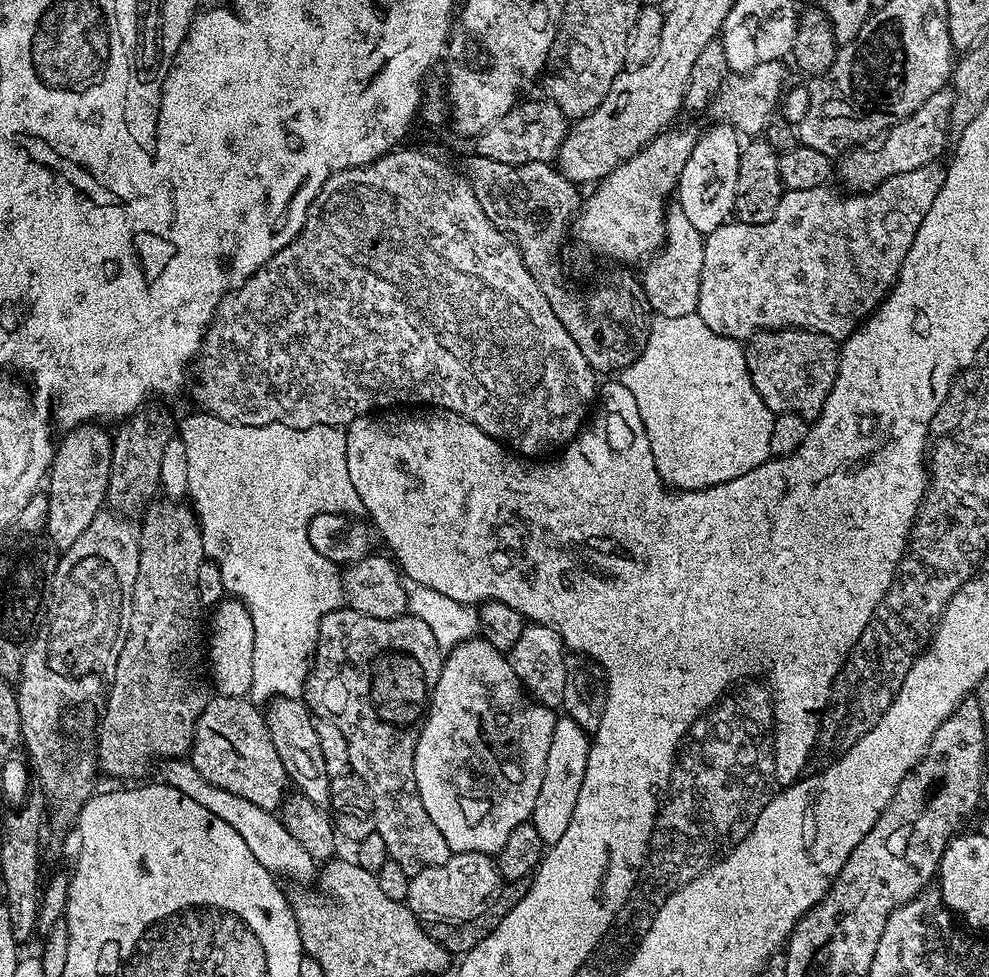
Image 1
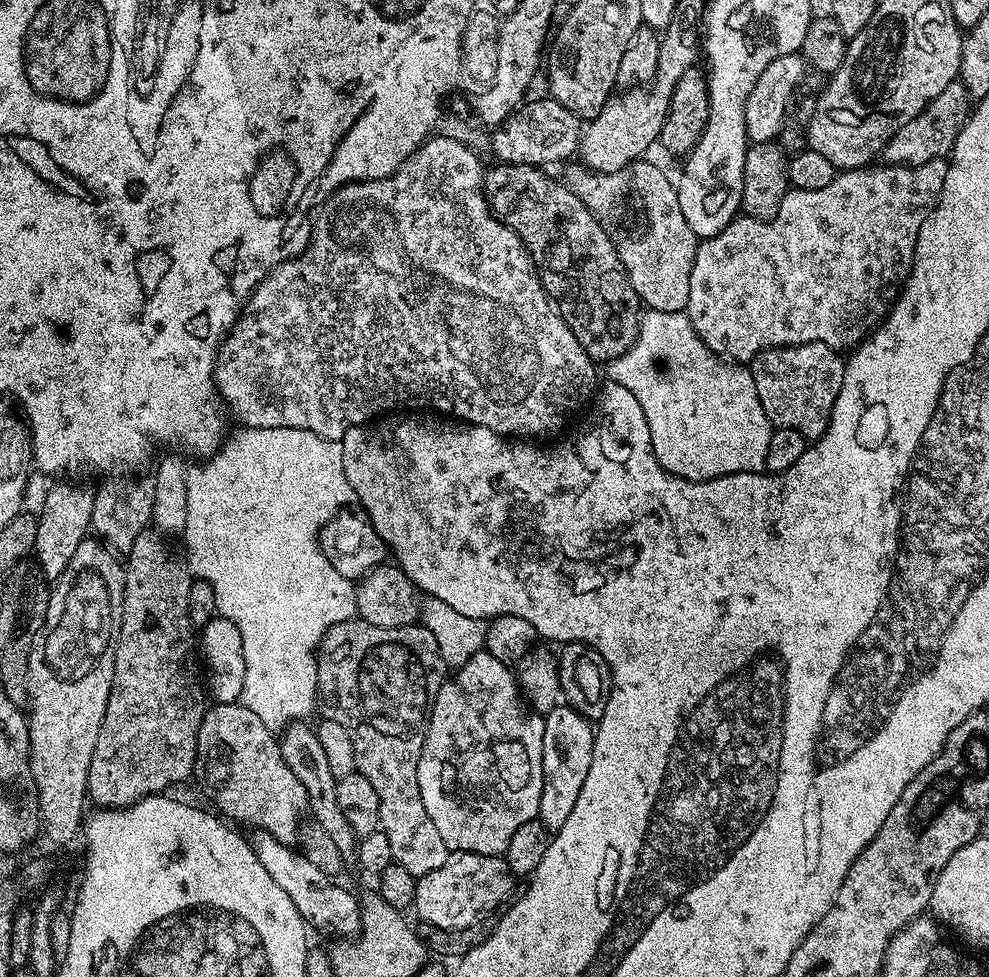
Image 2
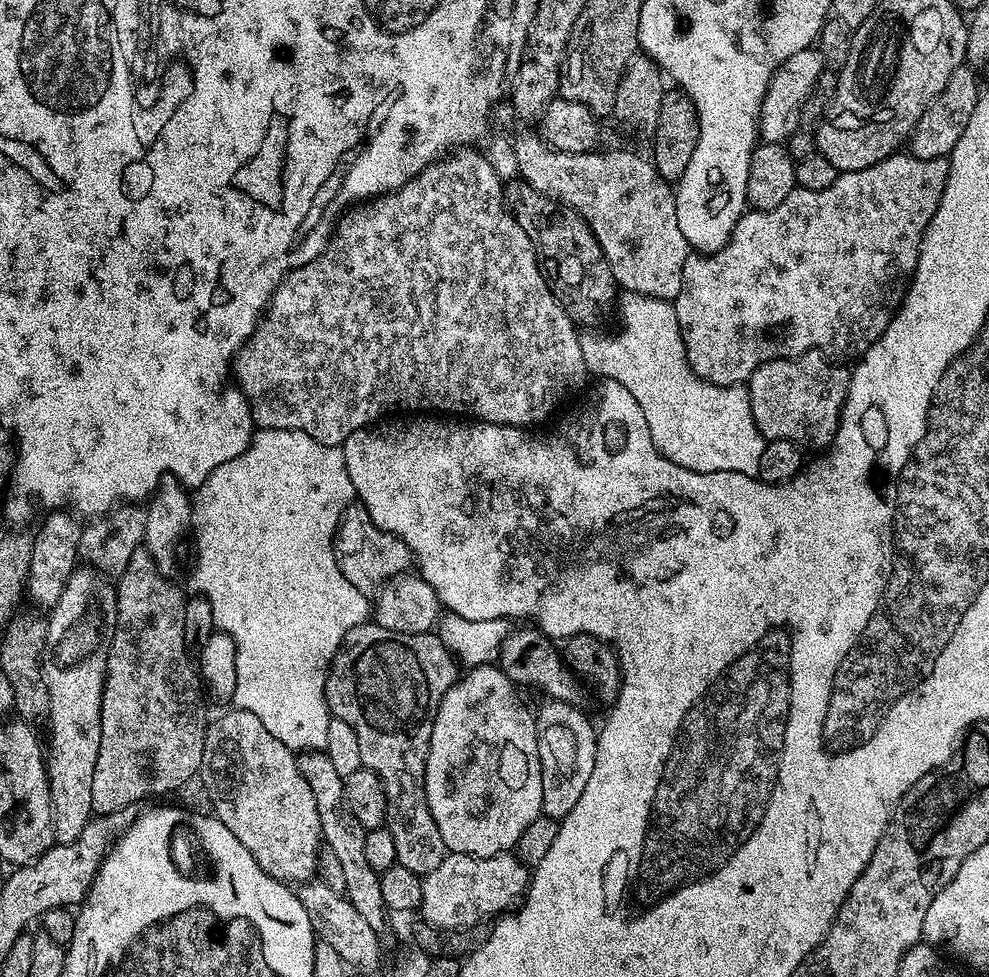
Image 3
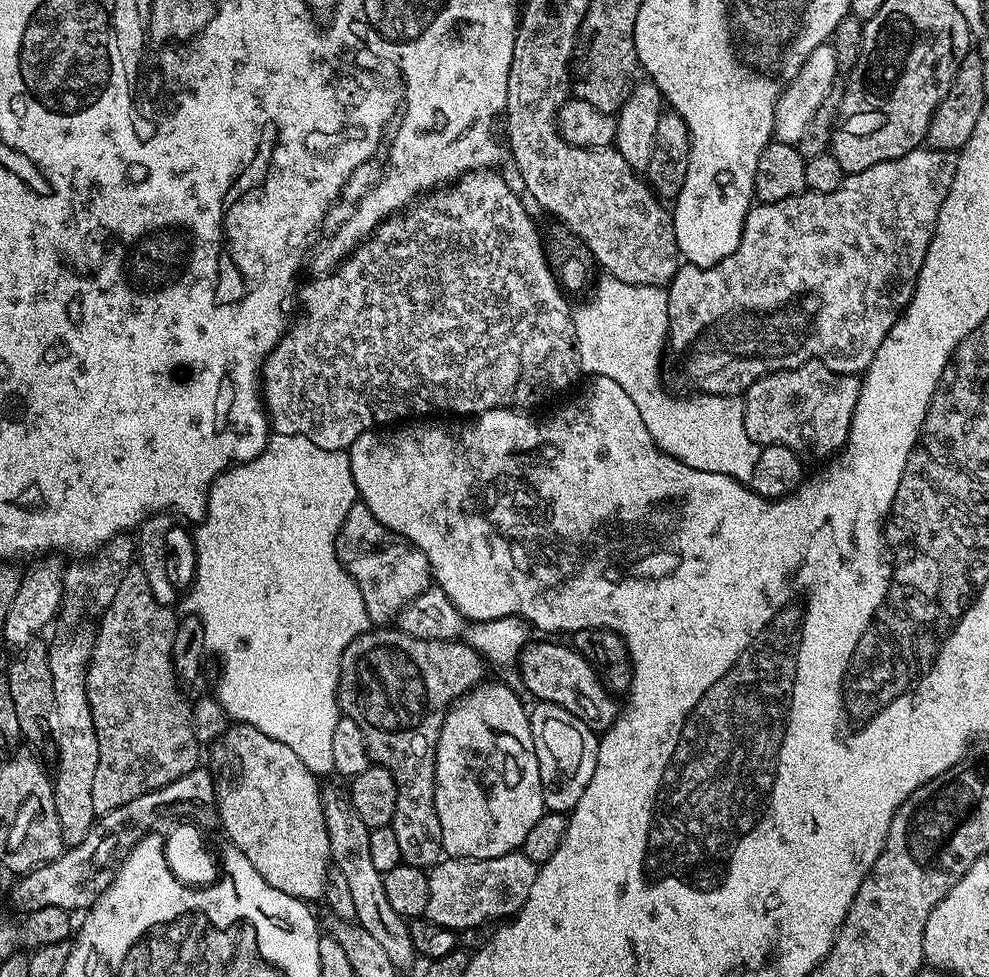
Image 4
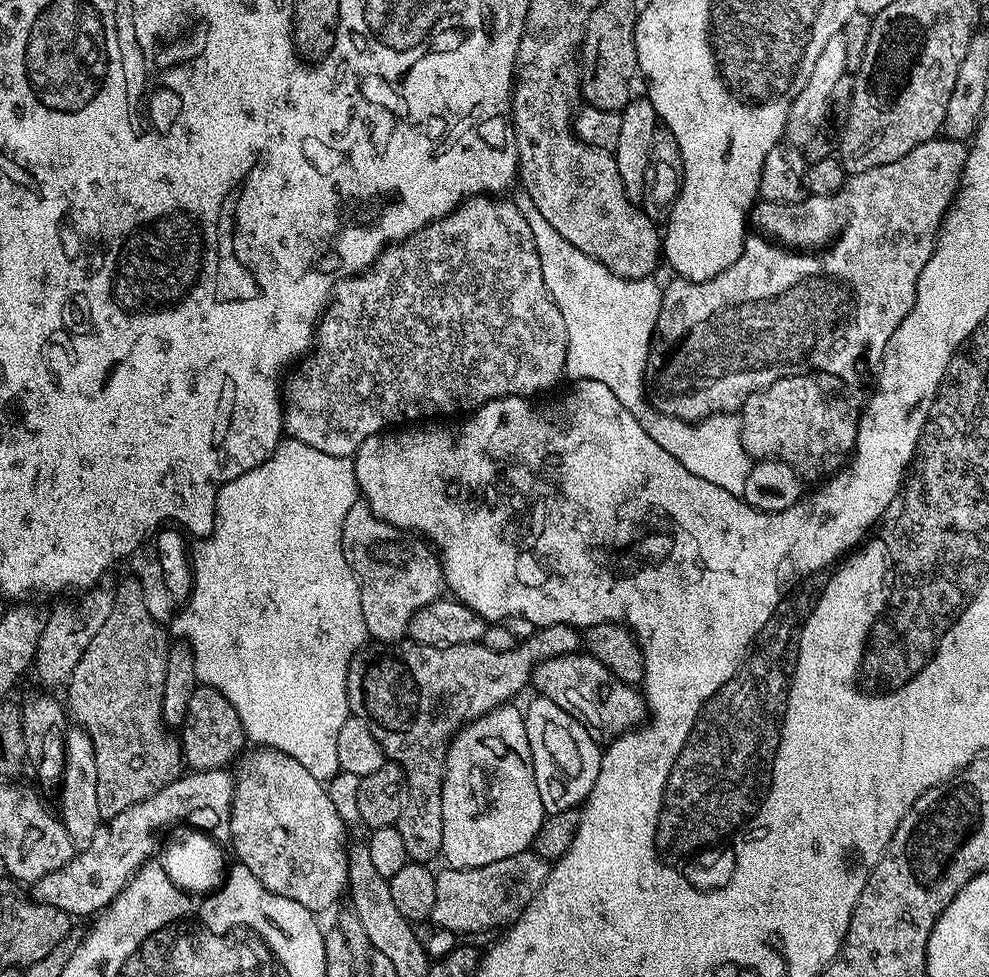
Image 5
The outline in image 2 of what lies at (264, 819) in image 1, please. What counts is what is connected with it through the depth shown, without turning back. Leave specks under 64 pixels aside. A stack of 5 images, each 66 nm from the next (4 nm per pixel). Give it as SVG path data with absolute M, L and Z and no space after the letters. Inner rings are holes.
M259 831L255 836L257 837L253 838L252 845L258 854L259 862L265 867L270 878L273 878L274 882L289 895L295 909L309 927L328 934L336 934L338 938L350 938L359 933L361 912L357 896L323 874L318 866L311 865L310 860L291 845L282 843L268 832Z

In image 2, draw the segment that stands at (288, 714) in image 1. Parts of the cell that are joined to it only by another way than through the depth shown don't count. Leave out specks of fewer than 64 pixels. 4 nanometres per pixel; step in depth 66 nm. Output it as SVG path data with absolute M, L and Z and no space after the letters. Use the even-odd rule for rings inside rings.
M297 722L283 729L279 737L282 758L286 758L286 766L290 766L290 770L298 777L298 782L302 782L306 790L307 811L310 816L312 812L311 819L318 826L322 826L326 834L330 834L330 838L337 844L338 850L345 858L355 857L358 847L356 831L350 826L350 822L346 822L346 814L342 814L338 806L337 780L334 774L330 774L330 762L322 751L322 742L318 742L315 731L311 727L307 728L308 726L307 723Z

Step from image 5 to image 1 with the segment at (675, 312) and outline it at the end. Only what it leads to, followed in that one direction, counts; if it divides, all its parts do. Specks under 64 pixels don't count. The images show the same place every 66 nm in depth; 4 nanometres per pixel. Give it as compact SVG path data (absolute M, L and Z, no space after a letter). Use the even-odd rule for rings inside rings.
M937 162L918 166L918 170L900 172L882 182L874 190L859 194L845 194L843 191L831 192L831 187L825 186L814 190L787 190L780 197L778 210L770 222L761 224L741 224L729 222L718 226L718 230L707 233L704 238L704 253L702 254L702 280L698 282L698 306L696 315L710 326L714 334L720 334L731 340L747 342L753 335L765 329L800 328L806 331L821 332L837 342L843 342L876 311L877 304L888 295L892 285L900 278L900 267L914 242L914 234L918 234L918 226L922 226L922 218L930 206L934 206L934 198L938 198L938 190L946 182L946 168L943 163Z

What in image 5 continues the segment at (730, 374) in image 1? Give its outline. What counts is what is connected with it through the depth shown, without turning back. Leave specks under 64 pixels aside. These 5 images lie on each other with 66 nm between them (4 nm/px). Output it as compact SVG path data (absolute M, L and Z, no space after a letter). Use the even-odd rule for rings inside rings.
M516 191L511 193L510 199L513 204L518 206L518 210L522 210L522 218L526 218L526 222L530 226L530 234L534 234L538 262L544 266L542 282L546 286L550 298L558 306L558 310L562 314L562 322L566 322L568 349L564 363L565 373L569 377L572 375L573 381L604 380L606 386L610 386L610 390L614 390L614 398L618 398L618 402L622 402L622 406L626 406L630 410L630 414L634 414L634 418L638 418L638 422L646 430L646 434L650 434L650 438L654 438L654 442L658 442L658 446L662 446L662 450L666 450L666 454L678 458L678 462L682 462L682 466L686 466L686 470L690 470L690 474L698 474L698 478L706 478L706 482L714 482L714 486L722 486L722 490L743 497L746 490L746 478L750 478L754 460L743 448L739 415L731 412L716 412L713 416L707 416L704 420L695 422L679 420L656 411L646 395L648 349L652 343L652 337L656 335L658 314L664 301L661 285L659 283L656 285L655 279L652 278L627 280L614 274L606 266L602 266L602 262L582 254L582 250L570 246L570 242L566 242L566 238L562 238L562 234L558 234L558 230L554 230L554 226L550 226L550 222L546 222L546 218L542 218L542 214L538 214L538 206L534 206L528 192Z

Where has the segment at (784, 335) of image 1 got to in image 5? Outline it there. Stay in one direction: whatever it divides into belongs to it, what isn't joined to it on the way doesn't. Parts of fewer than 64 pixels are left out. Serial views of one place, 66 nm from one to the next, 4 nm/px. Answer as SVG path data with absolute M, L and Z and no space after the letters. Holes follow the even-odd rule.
M807 372L775 380L770 386L746 398L740 411L740 433L743 448L749 456L757 459L785 461L801 479L825 479L842 469L848 457L855 451L857 426L862 411L861 401L850 394L843 381L825 372Z

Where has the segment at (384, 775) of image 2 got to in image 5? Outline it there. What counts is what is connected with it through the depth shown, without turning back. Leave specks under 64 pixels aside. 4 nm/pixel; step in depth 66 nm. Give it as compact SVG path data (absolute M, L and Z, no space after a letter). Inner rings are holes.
M549 624L533 631L529 640L516 642L512 649L495 652L484 642L458 646L426 646L411 638L397 640L394 644L369 643L353 654L348 663L348 710L362 718L374 734L374 742L382 746L385 757L404 771L408 780L408 797L402 814L398 814L395 828L402 834L405 857L412 862L432 862L441 855L442 846L442 782L444 759L452 737L468 723L485 716L492 708L515 701L516 695L531 685L534 670L546 658L579 652L582 636L570 624Z

